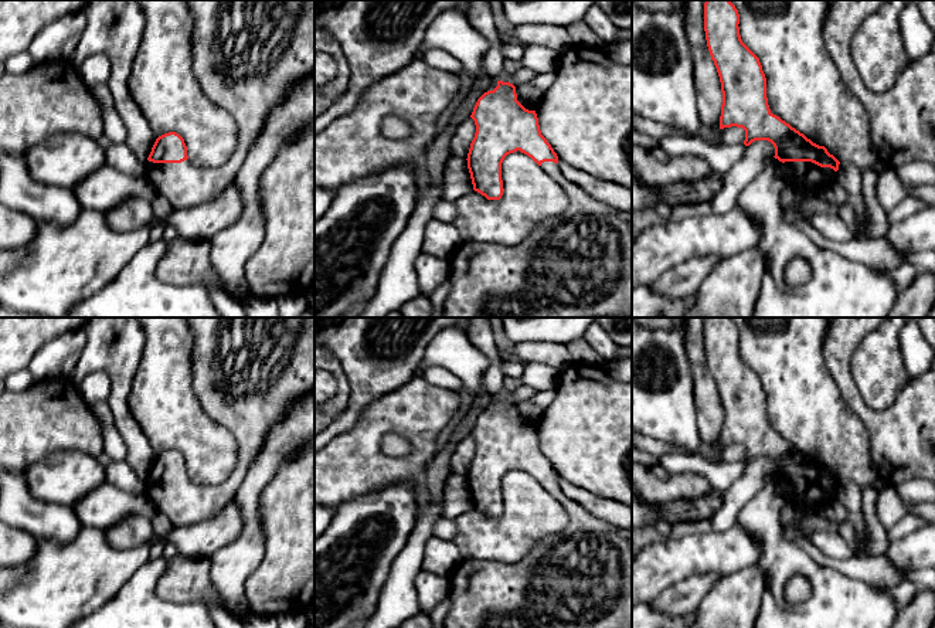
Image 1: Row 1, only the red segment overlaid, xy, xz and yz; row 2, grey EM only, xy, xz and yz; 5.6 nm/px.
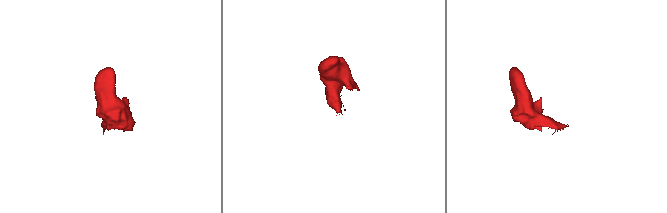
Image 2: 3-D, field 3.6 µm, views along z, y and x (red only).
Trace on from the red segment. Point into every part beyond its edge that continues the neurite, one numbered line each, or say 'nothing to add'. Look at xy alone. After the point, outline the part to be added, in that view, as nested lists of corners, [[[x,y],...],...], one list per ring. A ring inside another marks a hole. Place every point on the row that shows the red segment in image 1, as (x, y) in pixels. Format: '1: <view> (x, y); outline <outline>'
1: xy (247, 54); outline [[[186,0],[193,16],[193,35],[191,35],[191,48],[193,48],[193,72],[205,94],[205,96],[212,102],[212,105],[227,111],[238,125],[238,140],[235,150],[231,157],[220,167],[196,167],[187,159],[181,163],[144,163],[144,174],[152,183],[159,198],[167,198],[174,208],[183,208],[188,206],[196,206],[204,201],[212,200],[222,190],[225,190],[237,177],[239,169],[242,167],[245,157],[252,146],[254,140],[259,136],[265,126],[265,119],[269,115],[271,109],[282,103],[288,89],[292,88],[302,78],[309,77],[314,72],[314,0]]]

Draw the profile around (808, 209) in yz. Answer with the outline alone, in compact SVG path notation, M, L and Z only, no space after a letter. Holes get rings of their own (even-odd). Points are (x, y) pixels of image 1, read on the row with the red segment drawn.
M812 198L798 203L795 213L802 218L812 218L820 213L839 215L839 208L840 206L832 204L829 201Z

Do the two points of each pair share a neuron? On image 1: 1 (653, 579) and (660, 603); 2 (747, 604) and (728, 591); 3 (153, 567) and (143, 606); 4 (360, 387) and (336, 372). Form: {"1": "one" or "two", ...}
{"1": "two", "2": "one", "3": "one", "4": "two"}

